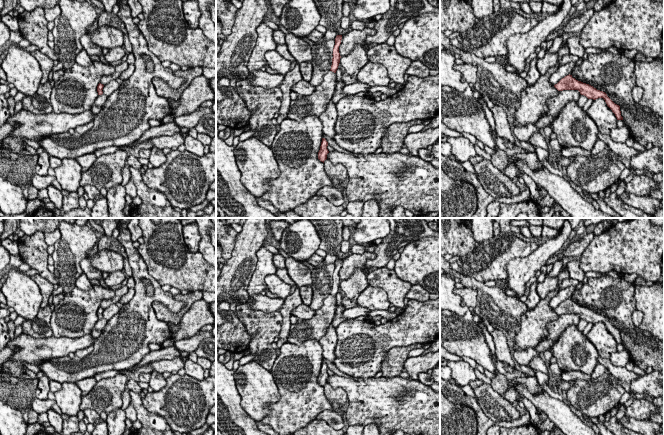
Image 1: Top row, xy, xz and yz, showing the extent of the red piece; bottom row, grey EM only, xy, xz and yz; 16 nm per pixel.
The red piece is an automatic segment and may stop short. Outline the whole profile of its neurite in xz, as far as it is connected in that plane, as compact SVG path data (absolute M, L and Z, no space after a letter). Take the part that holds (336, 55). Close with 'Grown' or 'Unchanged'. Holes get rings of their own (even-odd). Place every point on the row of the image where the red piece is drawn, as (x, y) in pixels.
M337 35L335 38L335 45L333 48L333 58L332 58L332 65L330 71L336 73L339 63L340 63L340 53L339 53L339 46L341 44L342 35Z. Unchanged

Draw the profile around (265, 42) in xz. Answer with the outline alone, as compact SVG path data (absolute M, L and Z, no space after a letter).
M261 23L257 29L256 45L252 50L251 56L248 61L247 68L249 73L255 70L261 70L262 67L267 66L265 53L269 50L275 50L277 45L273 39L273 29L265 23Z

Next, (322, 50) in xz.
M321 37L311 48L312 51L312 66L313 73L309 83L313 86L318 86L323 82L323 76L331 69L333 48L335 39L326 40Z

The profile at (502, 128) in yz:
M494 105L491 109L495 121L495 132L497 136L507 140L506 146L513 148L515 145L514 137L507 119L507 114L501 106Z

